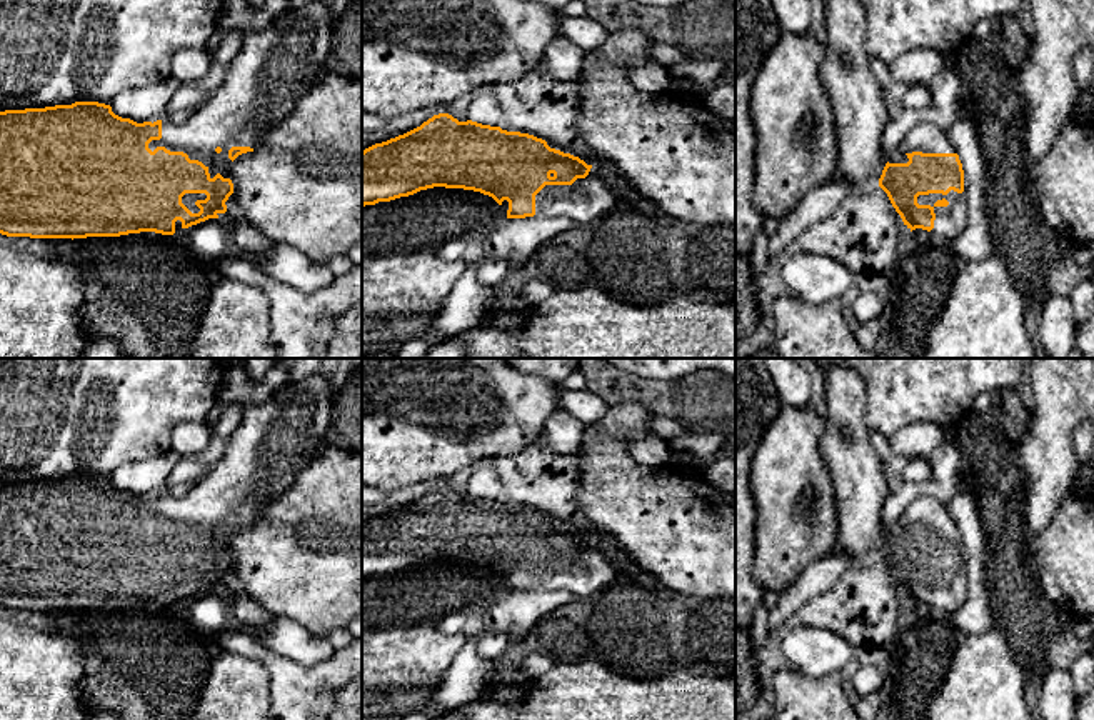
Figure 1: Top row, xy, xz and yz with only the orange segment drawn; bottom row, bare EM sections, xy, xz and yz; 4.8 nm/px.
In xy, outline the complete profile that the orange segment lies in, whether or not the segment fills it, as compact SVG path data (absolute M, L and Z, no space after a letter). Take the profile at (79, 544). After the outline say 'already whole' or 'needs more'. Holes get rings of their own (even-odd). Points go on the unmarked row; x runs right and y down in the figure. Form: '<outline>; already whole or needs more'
M315 375L300 383L287 382L267 402L247 405L220 462L180 498L168 493L137 497L98 475L0 485L0 607L72 613L140 605L173 608L208 592L225 590L233 572L233 533L253 525L258 510L287 492L322 448L337 388L334 380Z; needs more

